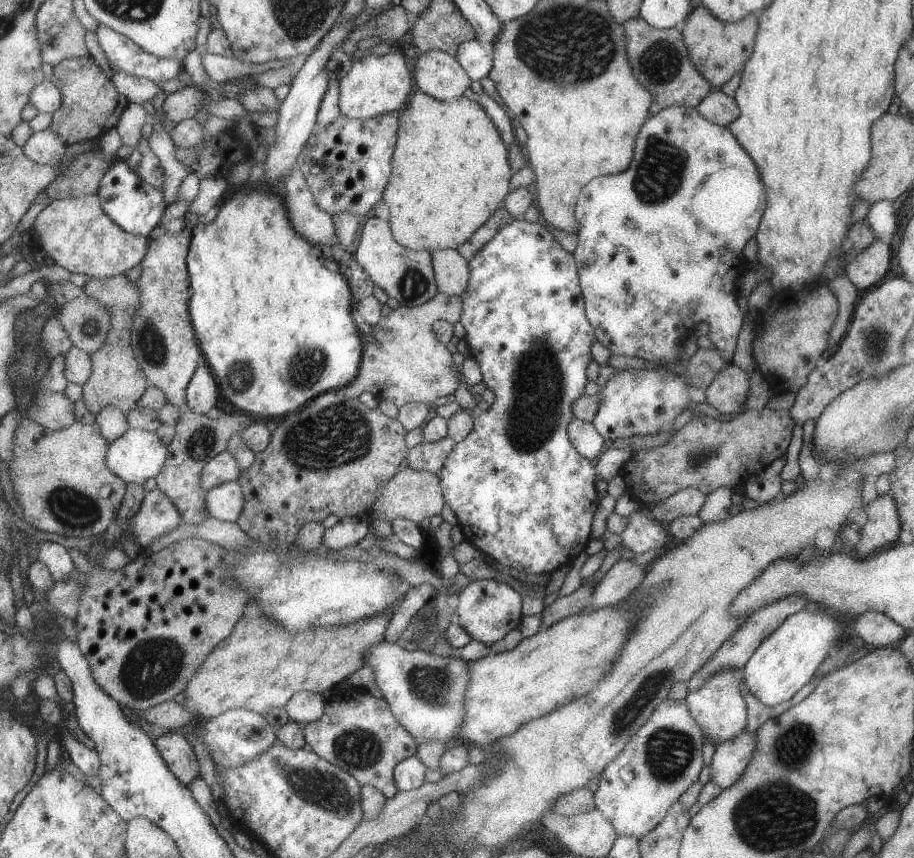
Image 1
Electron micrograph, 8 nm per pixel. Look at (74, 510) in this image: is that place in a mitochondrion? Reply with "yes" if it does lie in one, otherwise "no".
yes

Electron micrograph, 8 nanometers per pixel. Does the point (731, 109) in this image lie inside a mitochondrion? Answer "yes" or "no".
no

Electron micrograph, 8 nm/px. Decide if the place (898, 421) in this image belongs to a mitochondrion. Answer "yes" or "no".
yes

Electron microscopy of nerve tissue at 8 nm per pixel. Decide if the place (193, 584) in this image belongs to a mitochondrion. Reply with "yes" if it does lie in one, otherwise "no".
no

